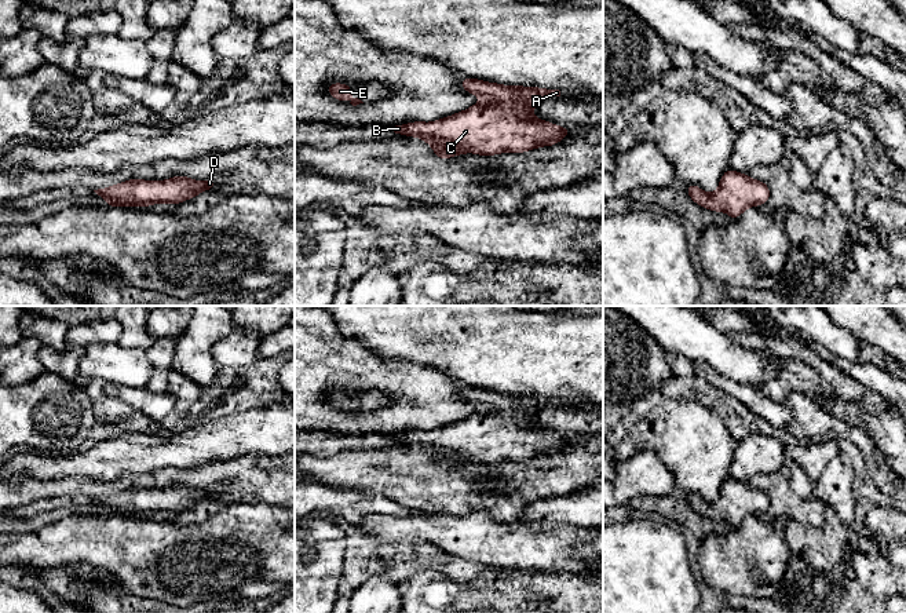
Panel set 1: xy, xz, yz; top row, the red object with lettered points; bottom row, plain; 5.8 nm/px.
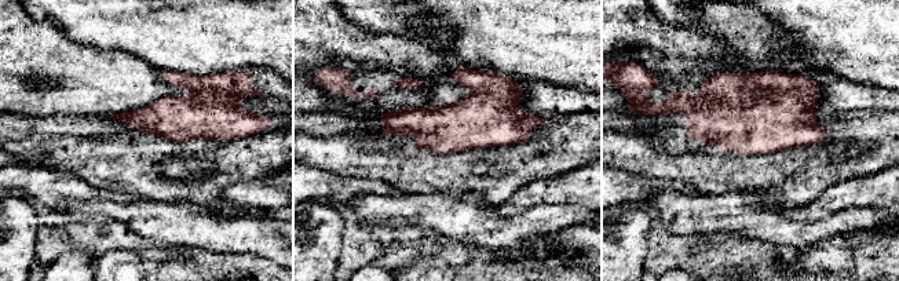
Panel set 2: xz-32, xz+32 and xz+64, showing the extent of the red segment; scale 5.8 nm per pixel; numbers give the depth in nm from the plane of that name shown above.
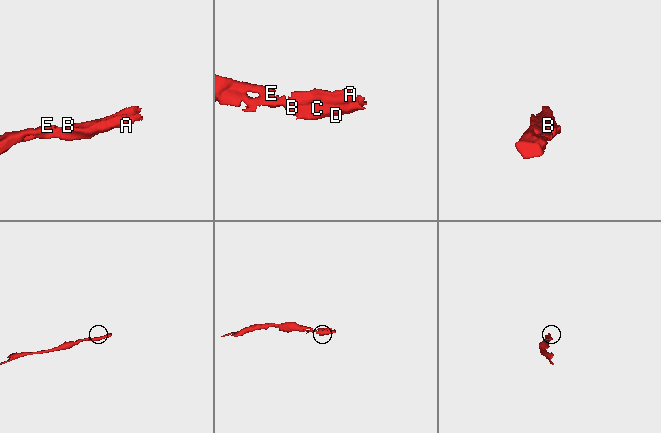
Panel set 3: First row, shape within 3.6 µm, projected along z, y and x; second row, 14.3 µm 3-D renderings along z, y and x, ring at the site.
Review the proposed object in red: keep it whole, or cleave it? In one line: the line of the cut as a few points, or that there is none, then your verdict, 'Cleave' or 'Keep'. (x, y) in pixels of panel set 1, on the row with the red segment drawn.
No split. Keep

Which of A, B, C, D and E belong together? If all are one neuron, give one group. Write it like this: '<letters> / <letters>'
A B C D E

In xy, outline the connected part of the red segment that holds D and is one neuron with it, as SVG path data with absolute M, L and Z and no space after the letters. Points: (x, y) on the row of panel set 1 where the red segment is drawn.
M173 176L167 180L129 179L106 189L94 190L109 207L142 207L158 202L178 204L215 187L216 180L193 180Z

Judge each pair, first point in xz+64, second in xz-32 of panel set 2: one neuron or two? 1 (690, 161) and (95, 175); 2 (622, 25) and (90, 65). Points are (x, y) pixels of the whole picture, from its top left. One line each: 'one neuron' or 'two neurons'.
1: one neuron
2: one neuron

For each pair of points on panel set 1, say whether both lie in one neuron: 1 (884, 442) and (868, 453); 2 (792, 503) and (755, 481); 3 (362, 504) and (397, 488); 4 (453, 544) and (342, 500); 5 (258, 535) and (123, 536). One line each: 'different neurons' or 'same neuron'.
1: different neurons
2: same neuron
3: different neurons
4: different neurons
5: same neuron

